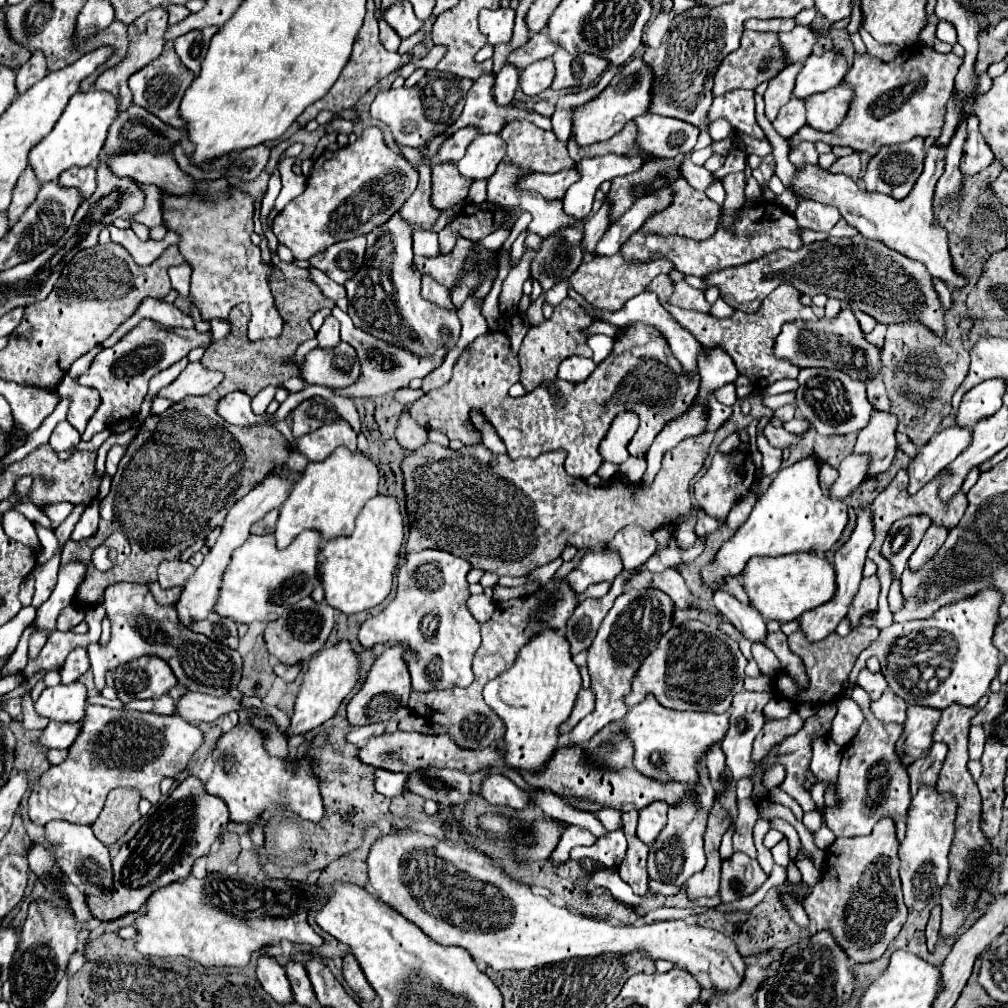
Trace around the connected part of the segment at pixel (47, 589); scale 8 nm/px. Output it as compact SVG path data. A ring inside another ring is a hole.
M51 558L33 574L33 578L35 578L33 606L43 604L51 596L51 592L55 588L55 580L57 580L57 570L59 570L59 558Z

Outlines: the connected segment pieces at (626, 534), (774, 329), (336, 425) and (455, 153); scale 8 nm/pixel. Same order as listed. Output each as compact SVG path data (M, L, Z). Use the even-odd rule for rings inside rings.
M627 526L615 536L615 540L609 544L609 548L615 548L619 552L625 570L633 570L649 560L649 556L657 548L657 542L653 536L643 534L641 528Z
M659 274L651 280L651 284L645 288L647 292L655 292L659 296L659 302L661 306L673 316L675 322L679 322L683 328L687 328L691 334L695 334L695 338L705 344L707 348L723 348L729 352L729 356L733 358L739 374L747 376L755 386L771 386L773 382L777 380L783 380L783 378L797 378L799 374L799 366L793 364L791 360L787 358L777 358L773 348L775 348L775 338L779 336L783 324L787 322L795 322L795 320L817 320L817 316L813 314L813 310L809 306L803 306L799 302L799 292L789 286L789 284L781 284L777 286L761 304L761 308L753 314L747 314L747 312L741 312L741 310L735 310L733 316L729 318L715 318L711 314L703 314L703 312L689 312L689 310L683 310L683 308L677 308L669 302L669 296L673 294L673 280L667 276L667 274Z
M337 418L331 424L325 424L307 436L301 436L295 444L299 446L299 450L297 452L293 450L291 460L285 464L285 468L305 470L307 460L323 460L337 446L347 446L349 450L355 450L357 432L345 418Z
M461 128L457 130L453 136L449 136L441 148L439 148L439 162L445 162L445 160L451 160L451 162L457 162L465 156L465 150L467 146L471 144L471 140L475 140L479 136L479 130L477 128Z

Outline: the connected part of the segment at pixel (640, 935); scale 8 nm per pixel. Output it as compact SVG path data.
M421 832L381 836L369 852L369 884L391 908L409 922L419 926L431 940L443 946L461 946L481 964L493 970L529 970L535 966L555 964L571 958L595 958L601 954L631 954L643 952L653 960L669 960L691 974L707 974L721 992L735 992L743 982L747 962L739 954L735 942L723 932L687 924L685 920L663 920L651 924L613 926L605 920L573 914L563 906L551 904L543 896L535 896L529 886L511 882L503 876L499 864L487 864L485 854L473 848L449 846L443 840Z

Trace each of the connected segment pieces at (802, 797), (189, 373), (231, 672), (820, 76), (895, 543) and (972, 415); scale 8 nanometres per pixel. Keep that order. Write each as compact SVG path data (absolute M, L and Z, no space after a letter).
M819 714L809 716L805 720L805 726L797 734L787 736L781 744L775 744L761 760L763 772L767 772L775 764L783 764L787 768L787 778L779 784L779 788L793 796L803 806L803 812L817 808L811 794L805 790L805 774L809 770L809 762L813 756L811 744L817 738L817 728L821 724L823 718Z
M201 362L187 364L187 368L181 372L181 376L165 386L155 398L167 398L171 402L179 402L187 396L203 396L209 394L213 388L217 388L223 380L221 372L207 370Z
M119 582L109 586L103 606L111 618L111 640L107 648L99 644L91 644L87 648L91 670L95 674L95 686L99 692L105 688L105 672L109 668L137 660L141 656L163 658L171 666L177 680L193 692L225 696L229 688L239 684L243 672L241 654L207 636L195 634L191 628L181 624L175 608L159 606L143 584Z
M829 50L821 56L811 54L805 60L803 70L797 76L793 96L795 98L809 98L815 92L835 88L843 82L847 70L849 70L847 58L841 52Z
M909 516L891 526L889 536L883 542L883 556L895 566L905 568L911 552L919 546L925 530L929 528L927 516Z
M991 378L975 388L971 388L957 408L957 424L973 428L981 418L995 414L1003 406L1003 394L1007 392L1007 382L1003 378Z

